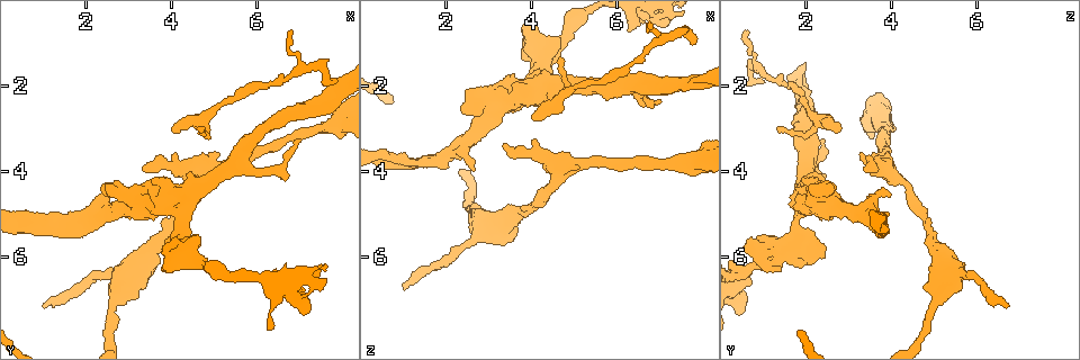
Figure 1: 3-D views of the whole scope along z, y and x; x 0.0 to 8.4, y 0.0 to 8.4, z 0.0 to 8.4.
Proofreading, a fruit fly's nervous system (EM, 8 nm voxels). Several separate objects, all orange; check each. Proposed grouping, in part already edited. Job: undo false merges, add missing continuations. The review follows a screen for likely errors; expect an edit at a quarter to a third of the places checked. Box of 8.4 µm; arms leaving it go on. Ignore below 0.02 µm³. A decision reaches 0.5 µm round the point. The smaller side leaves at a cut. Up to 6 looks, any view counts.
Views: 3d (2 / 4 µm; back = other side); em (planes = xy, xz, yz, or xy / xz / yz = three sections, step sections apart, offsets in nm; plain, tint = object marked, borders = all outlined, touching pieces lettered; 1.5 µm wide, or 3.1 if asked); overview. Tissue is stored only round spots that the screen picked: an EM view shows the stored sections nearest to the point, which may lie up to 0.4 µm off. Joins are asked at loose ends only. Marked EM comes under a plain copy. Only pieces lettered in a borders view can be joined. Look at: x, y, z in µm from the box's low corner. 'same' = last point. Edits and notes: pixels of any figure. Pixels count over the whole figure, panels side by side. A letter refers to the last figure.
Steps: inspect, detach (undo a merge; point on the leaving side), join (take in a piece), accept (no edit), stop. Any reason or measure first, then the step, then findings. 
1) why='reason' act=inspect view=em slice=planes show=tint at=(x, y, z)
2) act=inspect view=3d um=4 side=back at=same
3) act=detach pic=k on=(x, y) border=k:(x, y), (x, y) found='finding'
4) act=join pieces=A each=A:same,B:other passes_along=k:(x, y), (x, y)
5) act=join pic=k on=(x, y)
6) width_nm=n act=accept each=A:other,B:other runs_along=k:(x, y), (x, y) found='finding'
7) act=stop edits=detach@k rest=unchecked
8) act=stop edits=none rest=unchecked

why='free end' act=inspect view=em slice=planes show=borders at=(4.10, 3.05, 2.80)

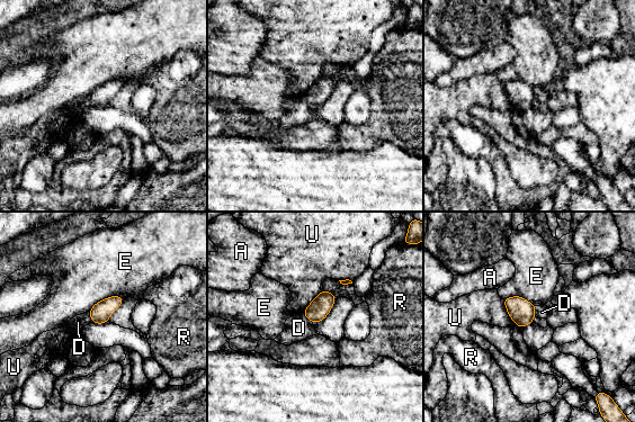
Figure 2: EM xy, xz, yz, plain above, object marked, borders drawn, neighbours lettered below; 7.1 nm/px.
longest_contact=E:280nm act=accept each=A:other,D:other,E:other,R:other,U:other border=2:(302, 312), (312, 323) found='none of them fits'

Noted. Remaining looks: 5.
why='branch stops here' act=inspect view=3d um=4 at=(2.40, 4.45, 2.65)

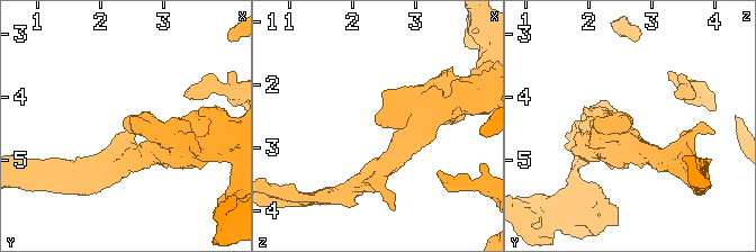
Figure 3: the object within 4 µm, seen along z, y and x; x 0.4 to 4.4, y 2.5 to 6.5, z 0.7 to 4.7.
why='need the tissue' act=inspect view=em slice=xy step=4 show=borders at=(2.40, 4.40, 2.65)

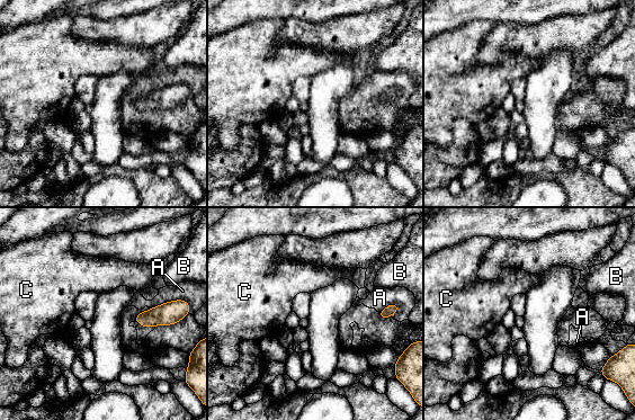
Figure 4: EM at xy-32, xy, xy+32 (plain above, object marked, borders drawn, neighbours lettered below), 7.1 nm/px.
why='cut it another way' act=inspect view=em slice=planes show=borders at=same

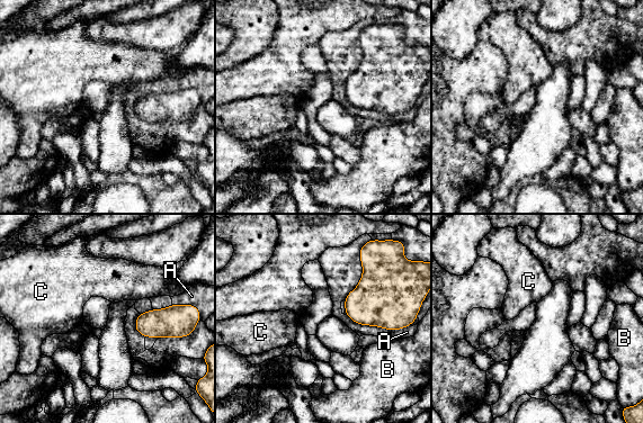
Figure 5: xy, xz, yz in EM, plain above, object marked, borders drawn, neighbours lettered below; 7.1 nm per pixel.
act=accept each=A:other,B:other,C:other found='none of them fits'

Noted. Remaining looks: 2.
why='thin end' act=inspect view=3d um=4 side=back at=(1.00, 7.10, 6.75)

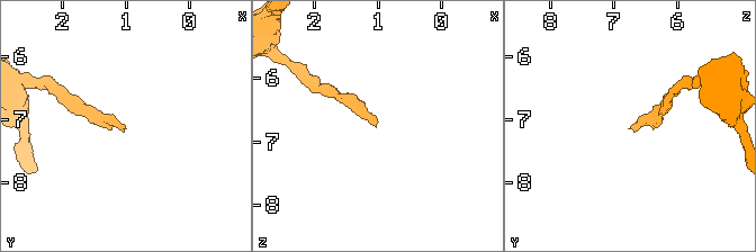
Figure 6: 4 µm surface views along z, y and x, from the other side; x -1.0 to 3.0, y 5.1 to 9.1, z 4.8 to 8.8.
why='shape alone is not enough' act=inspect view=em slice=planes show=borders at=(1.00, 7.10, 6.70)

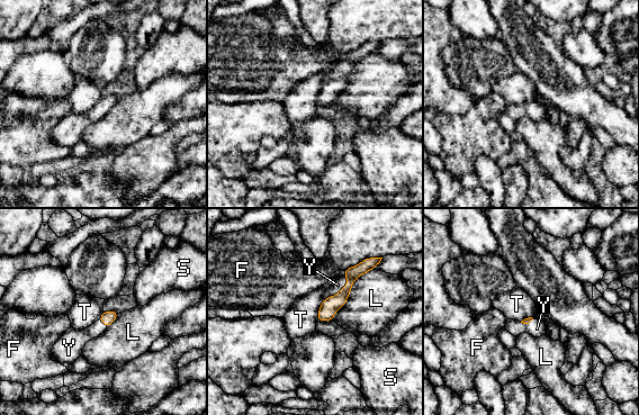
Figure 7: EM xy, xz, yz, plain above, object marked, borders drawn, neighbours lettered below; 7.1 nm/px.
act=join pieces=Y each=F:other,L:other,S:other,T:other,Y:same found='the neuron continues'

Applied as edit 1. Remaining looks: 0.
act=stop edits=join@7 rest=unchecked

